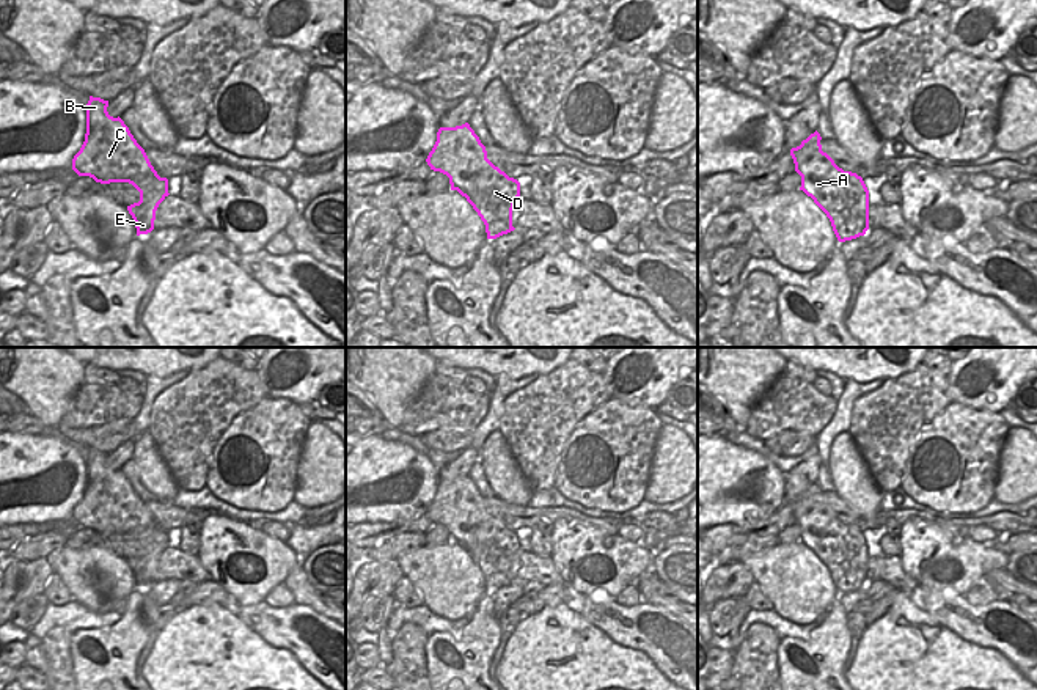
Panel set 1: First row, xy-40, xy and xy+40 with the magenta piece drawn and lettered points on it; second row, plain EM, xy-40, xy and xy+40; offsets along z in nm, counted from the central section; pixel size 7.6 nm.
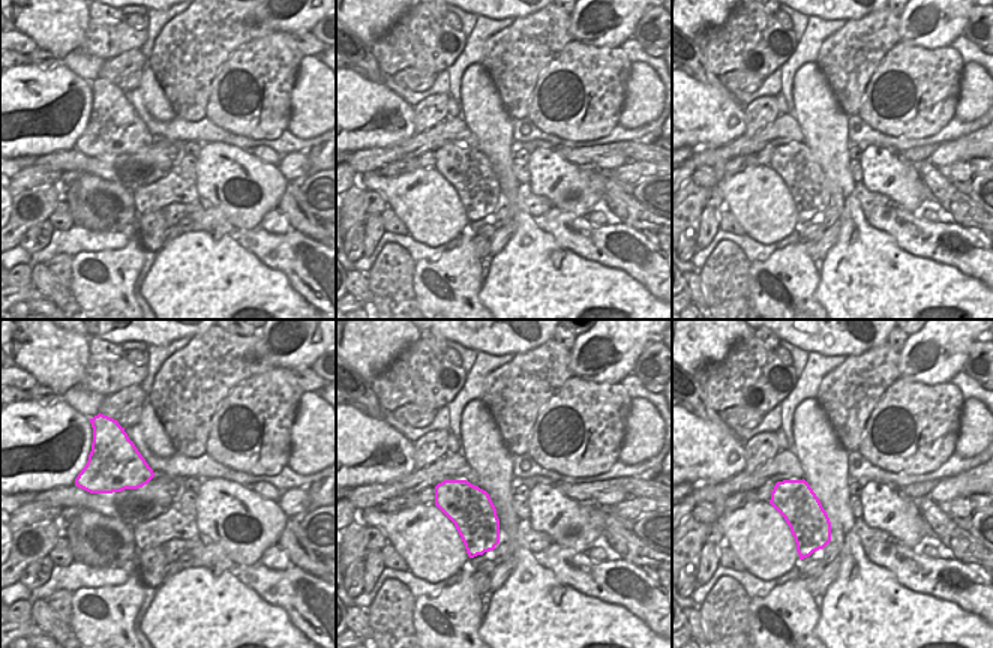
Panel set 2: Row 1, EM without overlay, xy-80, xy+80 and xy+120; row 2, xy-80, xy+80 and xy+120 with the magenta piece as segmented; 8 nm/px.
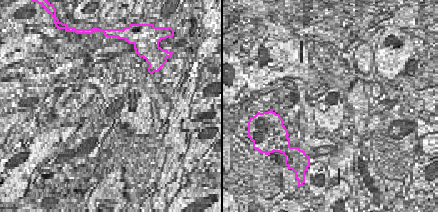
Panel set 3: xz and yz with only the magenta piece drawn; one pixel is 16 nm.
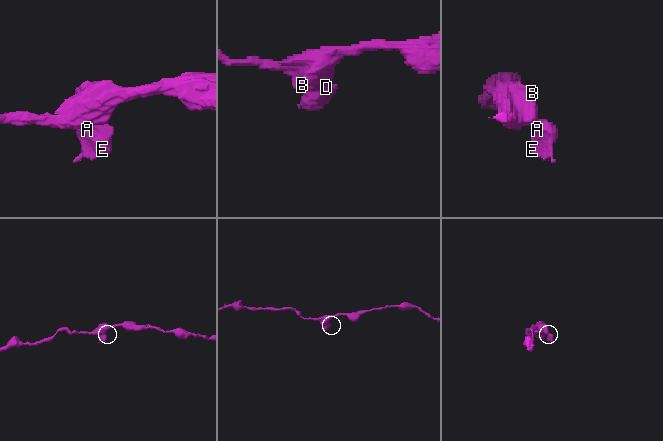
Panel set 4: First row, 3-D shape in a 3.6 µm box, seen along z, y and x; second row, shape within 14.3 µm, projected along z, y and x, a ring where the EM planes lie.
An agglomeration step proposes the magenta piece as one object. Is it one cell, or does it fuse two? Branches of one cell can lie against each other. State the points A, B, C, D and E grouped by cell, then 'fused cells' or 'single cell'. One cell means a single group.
A B C D E; single cell

